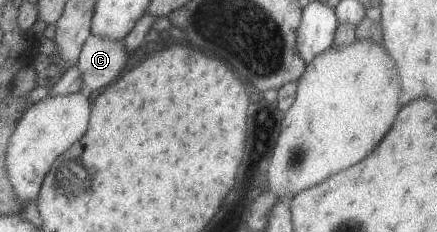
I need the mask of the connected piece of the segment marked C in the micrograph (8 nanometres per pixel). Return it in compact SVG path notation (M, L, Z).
M94 34L86 38L76 63L83 81L82 92L96 91L121 76L129 53L122 40Z

